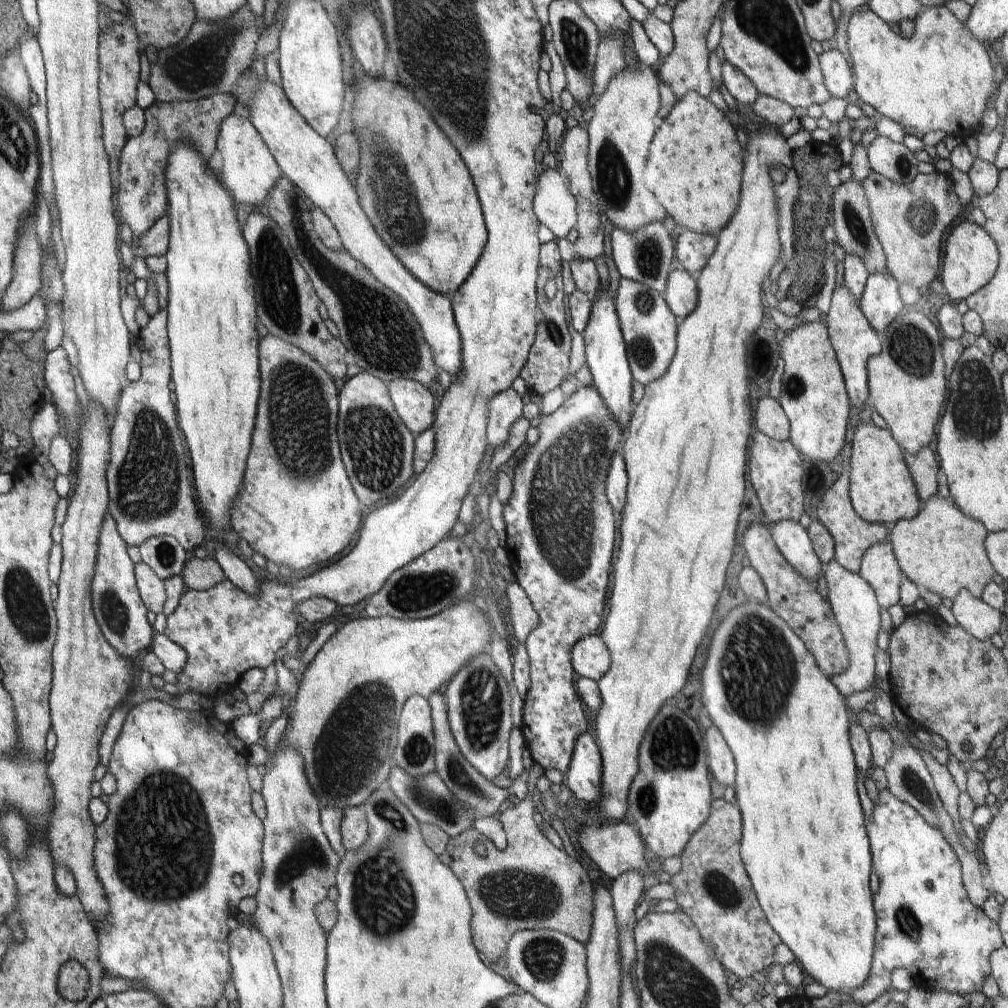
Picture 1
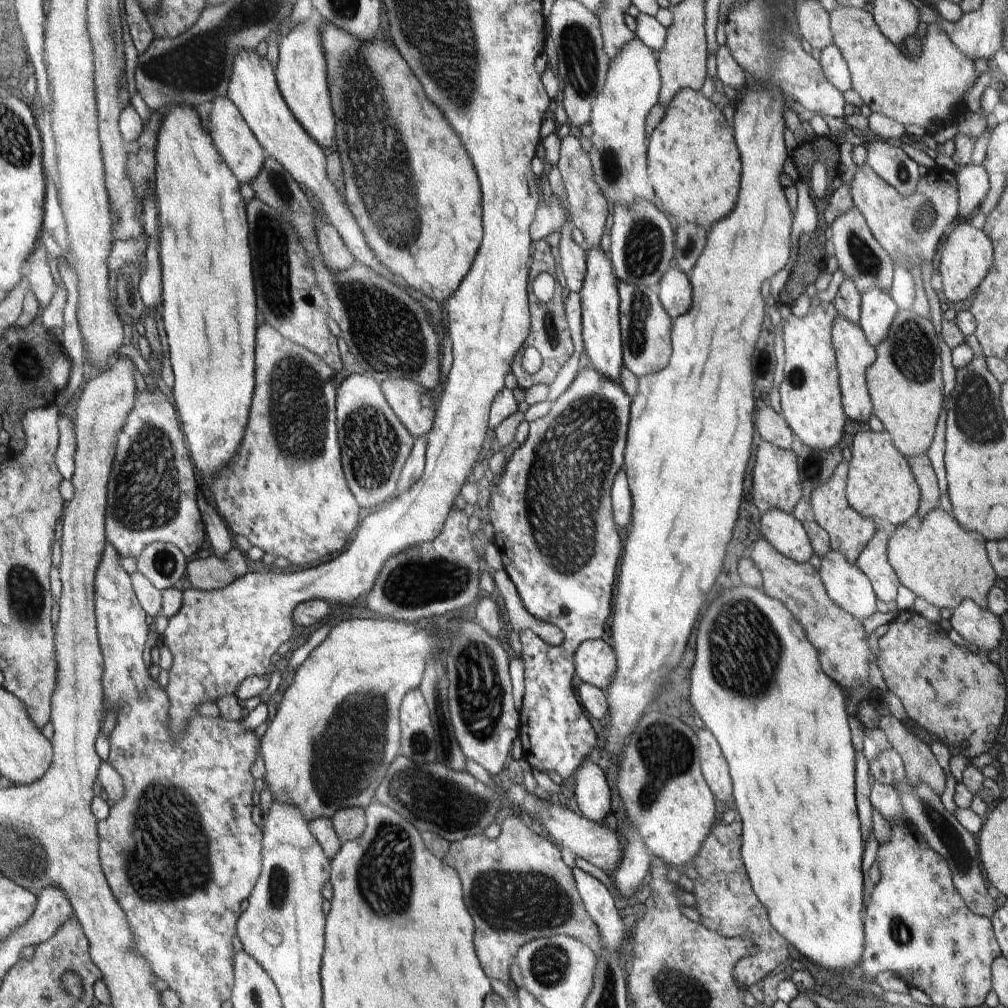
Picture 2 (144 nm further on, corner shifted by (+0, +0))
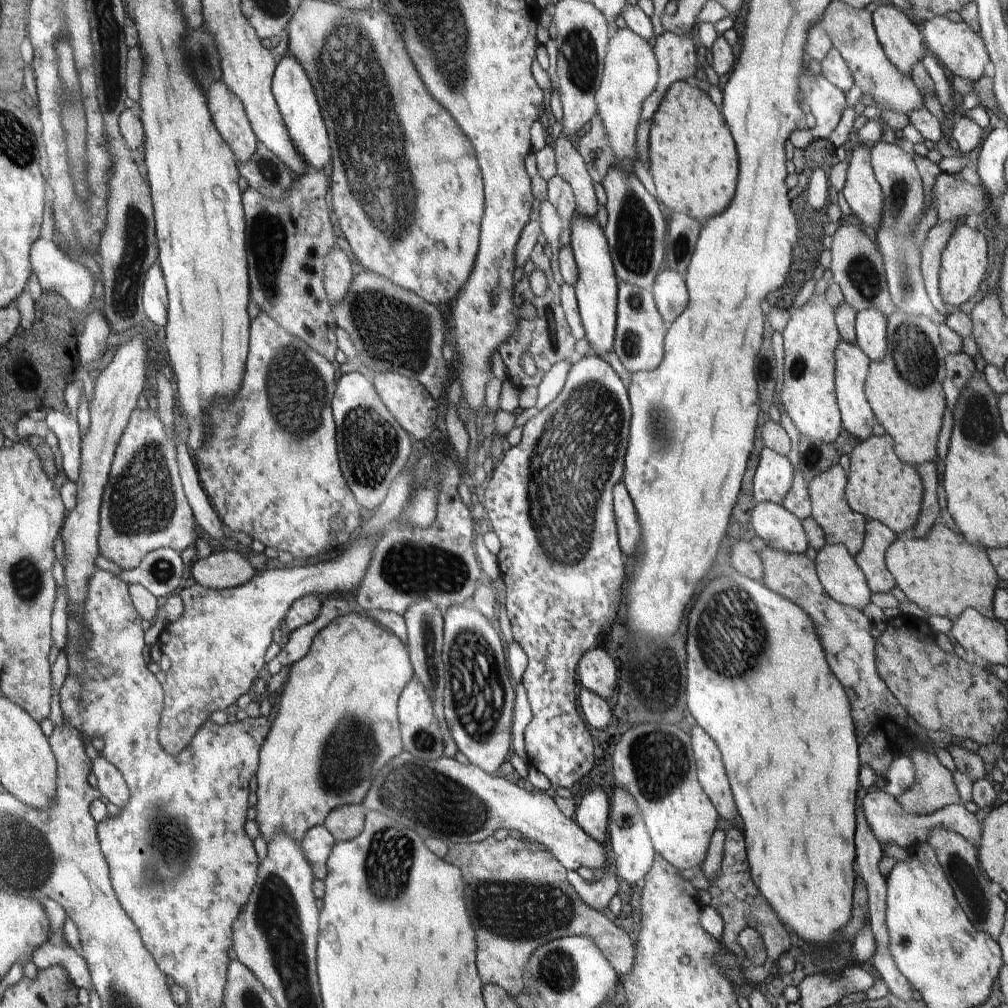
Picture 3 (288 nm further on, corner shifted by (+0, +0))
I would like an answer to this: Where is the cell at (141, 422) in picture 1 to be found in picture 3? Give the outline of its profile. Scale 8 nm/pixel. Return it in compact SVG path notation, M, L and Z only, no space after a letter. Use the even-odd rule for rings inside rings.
M135 408L129 416L129 424L125 426L125 430L117 442L117 448L115 448L115 454L111 460L111 472L107 474L107 482L105 482L103 496L101 496L97 550L99 550L99 556L111 560L123 572L135 570L149 552L165 548L165 550L175 550L181 554L189 544L195 544L195 540L197 540L197 536L193 532L193 524L195 524L193 510L185 502L185 496L183 496L183 490L179 484L173 440L175 438L171 438L171 440L165 438L165 428L155 412L151 412L151 410L141 412L139 408Z

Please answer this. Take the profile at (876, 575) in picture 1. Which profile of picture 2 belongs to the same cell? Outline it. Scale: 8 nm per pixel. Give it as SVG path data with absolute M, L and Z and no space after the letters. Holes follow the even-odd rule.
M877 526L875 534L869 538L867 546L859 554L855 566L871 582L875 596L885 604L891 604L891 600L897 598L897 588L901 582L895 576L895 570L887 562L887 542L889 536L885 534L883 528Z

